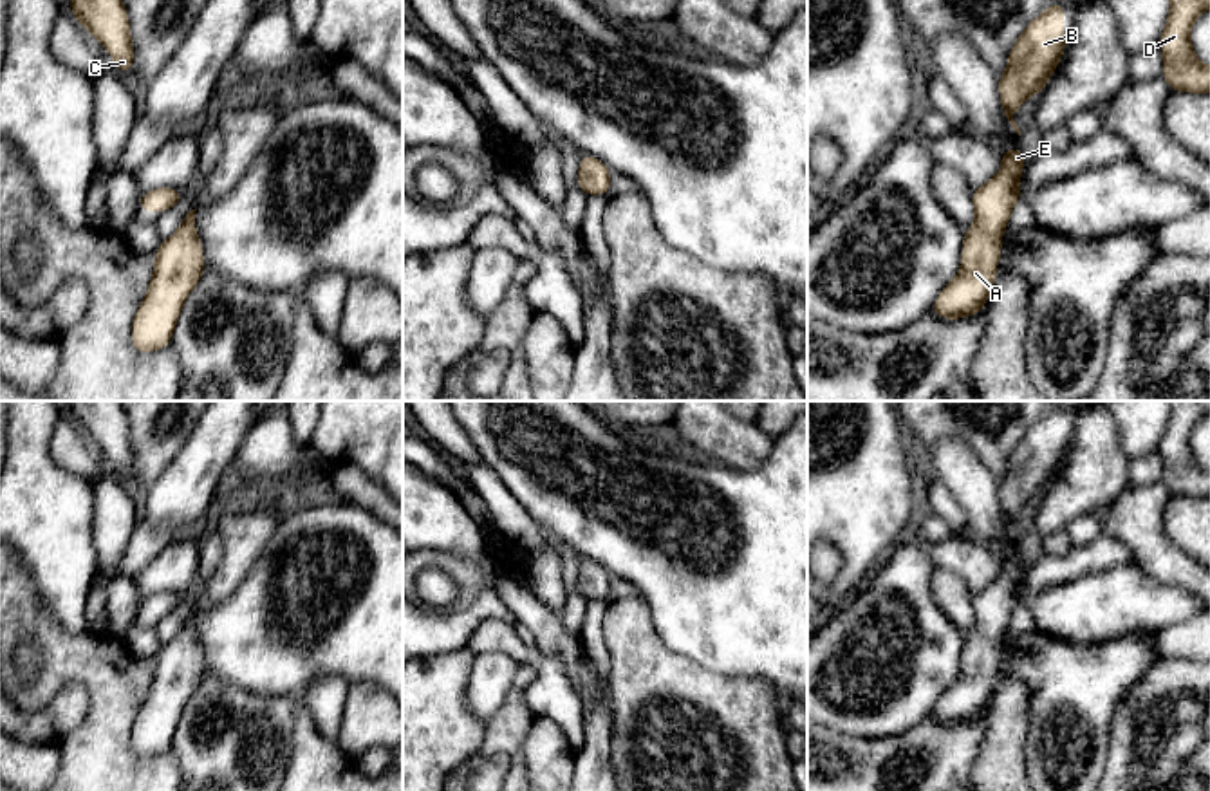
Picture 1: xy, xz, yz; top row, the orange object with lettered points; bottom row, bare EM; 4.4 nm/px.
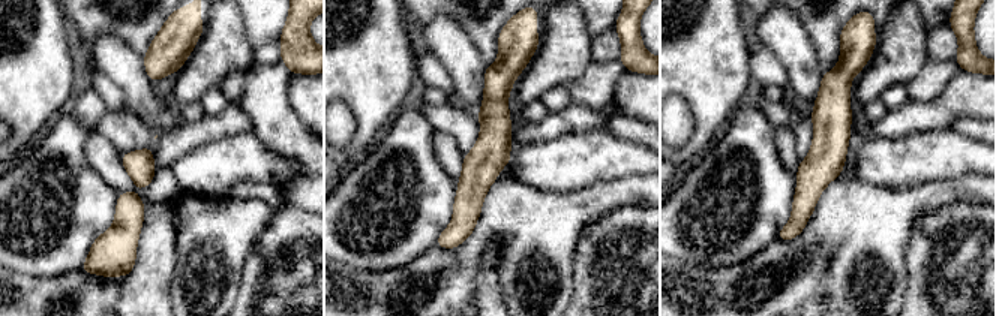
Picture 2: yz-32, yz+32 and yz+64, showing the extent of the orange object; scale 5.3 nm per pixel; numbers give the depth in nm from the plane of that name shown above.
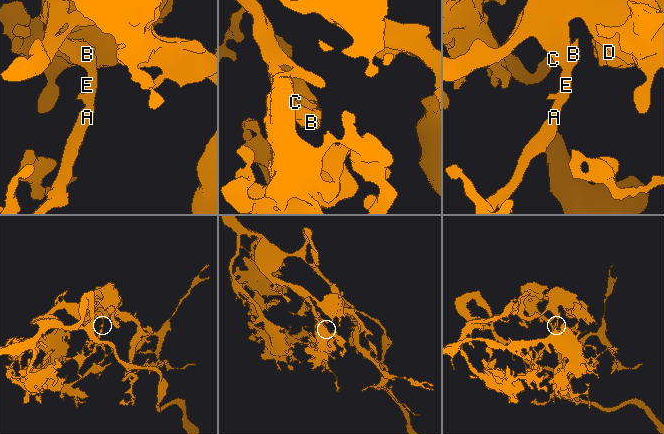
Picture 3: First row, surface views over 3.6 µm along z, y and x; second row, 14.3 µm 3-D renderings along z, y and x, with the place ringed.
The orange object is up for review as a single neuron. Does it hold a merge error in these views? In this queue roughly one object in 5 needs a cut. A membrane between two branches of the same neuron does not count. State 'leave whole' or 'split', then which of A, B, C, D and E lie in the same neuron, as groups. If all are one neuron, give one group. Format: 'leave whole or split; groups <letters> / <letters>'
leave whole; groups A B C D E

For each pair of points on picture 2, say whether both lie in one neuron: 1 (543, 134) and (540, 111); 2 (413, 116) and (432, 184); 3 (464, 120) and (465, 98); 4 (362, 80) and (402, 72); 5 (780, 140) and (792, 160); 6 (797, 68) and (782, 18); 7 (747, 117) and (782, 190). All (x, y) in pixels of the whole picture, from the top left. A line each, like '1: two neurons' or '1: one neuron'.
1: two neurons
2: one neuron
3: two neurons
4: one neuron
5: one neuron
6: one neuron
7: one neuron

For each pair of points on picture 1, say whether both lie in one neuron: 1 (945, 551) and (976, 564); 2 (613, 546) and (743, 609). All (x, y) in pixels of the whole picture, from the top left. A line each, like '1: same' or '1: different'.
1: same
2: same

